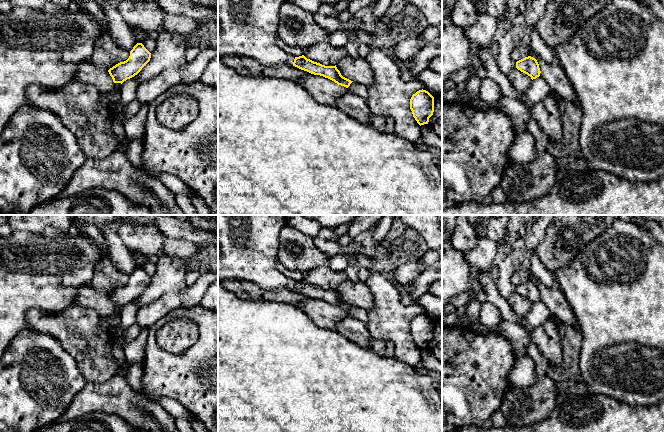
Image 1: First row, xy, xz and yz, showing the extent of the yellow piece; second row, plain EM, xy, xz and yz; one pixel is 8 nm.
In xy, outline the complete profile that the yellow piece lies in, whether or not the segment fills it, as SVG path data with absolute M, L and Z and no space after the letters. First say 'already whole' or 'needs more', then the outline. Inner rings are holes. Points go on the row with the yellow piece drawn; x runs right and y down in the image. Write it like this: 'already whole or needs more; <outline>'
already whole; M137 43L130 51L129 58L116 64L108 70L114 83L123 83L137 75L141 69L150 61L151 53L142 43Z

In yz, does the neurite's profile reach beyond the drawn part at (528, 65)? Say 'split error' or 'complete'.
complete

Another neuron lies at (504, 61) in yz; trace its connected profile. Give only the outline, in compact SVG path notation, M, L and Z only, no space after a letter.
M530 0L521 10L525 21L519 26L509 26L505 34L498 41L499 54L495 58L497 67L508 76L516 68L516 62L512 59L512 51L520 44L523 35L529 31L544 15L547 3L550 0Z

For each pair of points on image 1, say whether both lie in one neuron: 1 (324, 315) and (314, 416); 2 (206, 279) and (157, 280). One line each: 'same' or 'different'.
1: different
2: different

